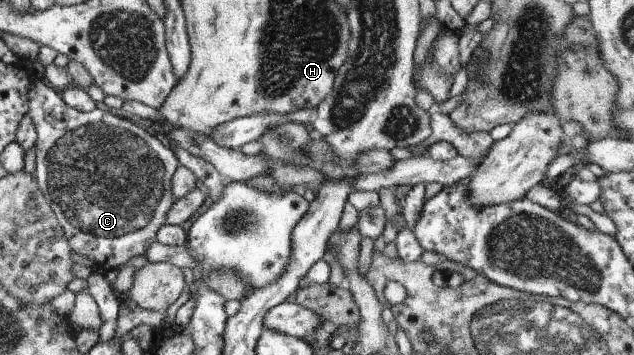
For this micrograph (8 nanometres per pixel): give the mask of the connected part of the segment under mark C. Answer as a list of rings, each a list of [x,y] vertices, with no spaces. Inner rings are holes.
[[[33,78],[27,92],[27,113],[36,132],[35,182],[54,212],[70,250],[91,260],[98,269],[120,269],[132,256],[143,256],[147,246],[156,240],[157,231],[174,201],[171,177],[177,159],[167,145],[146,131],[145,124],[131,123],[101,105],[88,113],[69,108],[58,94],[37,78]]]

